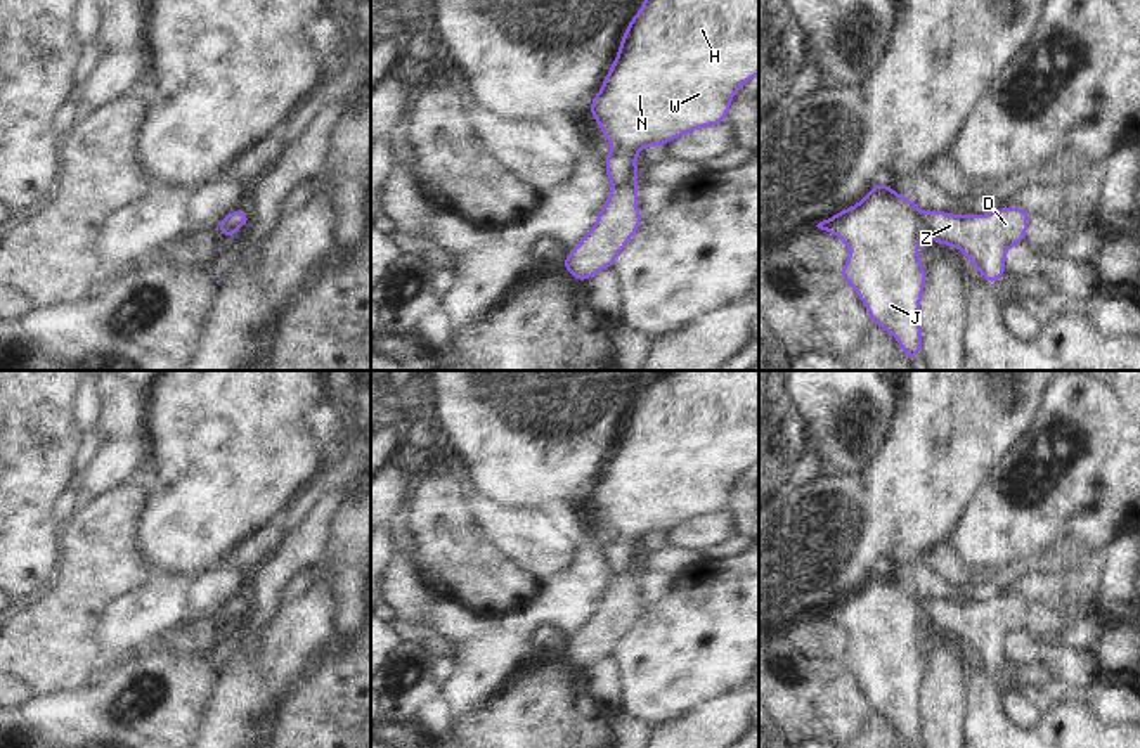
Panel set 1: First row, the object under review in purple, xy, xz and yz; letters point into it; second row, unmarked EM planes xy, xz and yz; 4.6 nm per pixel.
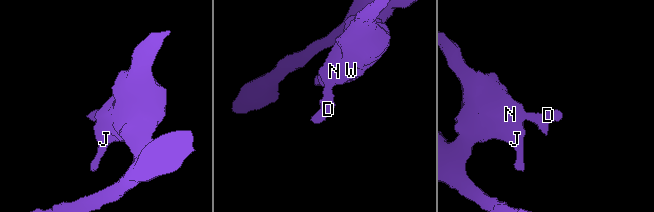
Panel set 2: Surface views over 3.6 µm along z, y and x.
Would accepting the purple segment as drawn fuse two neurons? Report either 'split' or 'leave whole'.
leave whole

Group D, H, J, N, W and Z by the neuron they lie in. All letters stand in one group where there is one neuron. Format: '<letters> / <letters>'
D H J N W Z

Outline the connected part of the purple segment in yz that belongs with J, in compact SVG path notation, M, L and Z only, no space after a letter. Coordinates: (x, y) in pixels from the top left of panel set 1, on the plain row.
M884 570L875 571L856 594L849 594L816 615L839 623L847 632L851 642L840 656L842 667L854 675L871 708L891 720L903 741L915 748L922 739L918 694L927 667L918 646L920 627L927 623L934 630L962 637L967 648L984 661L986 672L994 672L1007 660L1005 639L1024 630L1027 611L1029 597L1022 596L998 596L988 603L970 601L967 604L946 599L925 601Z

